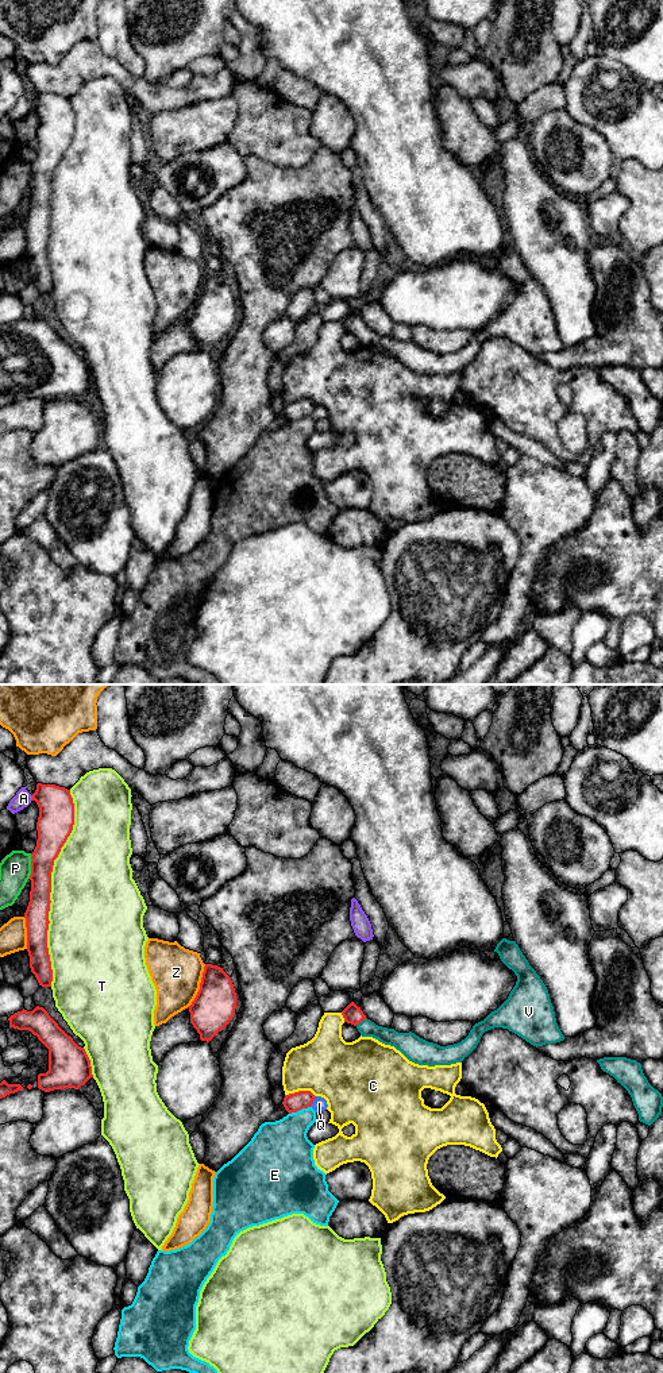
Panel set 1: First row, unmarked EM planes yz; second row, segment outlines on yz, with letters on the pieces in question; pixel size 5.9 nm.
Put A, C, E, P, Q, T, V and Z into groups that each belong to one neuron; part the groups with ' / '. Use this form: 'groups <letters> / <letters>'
groups A / C / E / P / Q / T / V / Z

